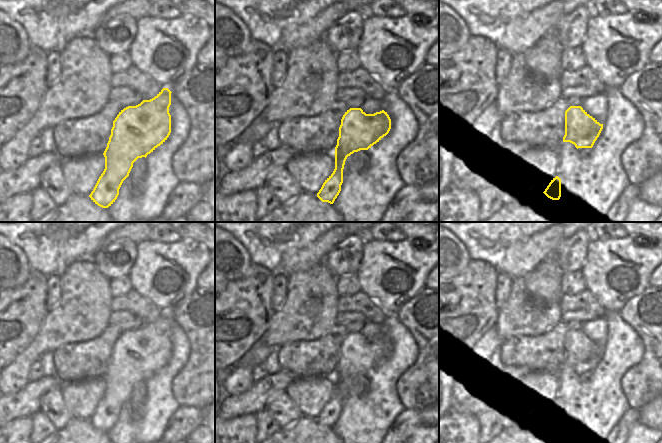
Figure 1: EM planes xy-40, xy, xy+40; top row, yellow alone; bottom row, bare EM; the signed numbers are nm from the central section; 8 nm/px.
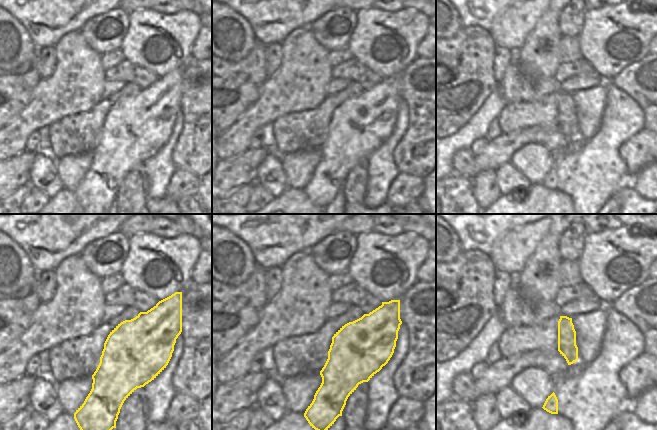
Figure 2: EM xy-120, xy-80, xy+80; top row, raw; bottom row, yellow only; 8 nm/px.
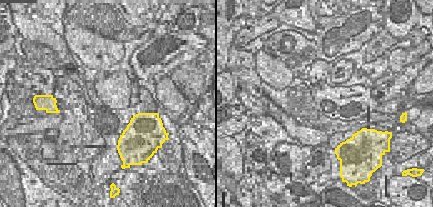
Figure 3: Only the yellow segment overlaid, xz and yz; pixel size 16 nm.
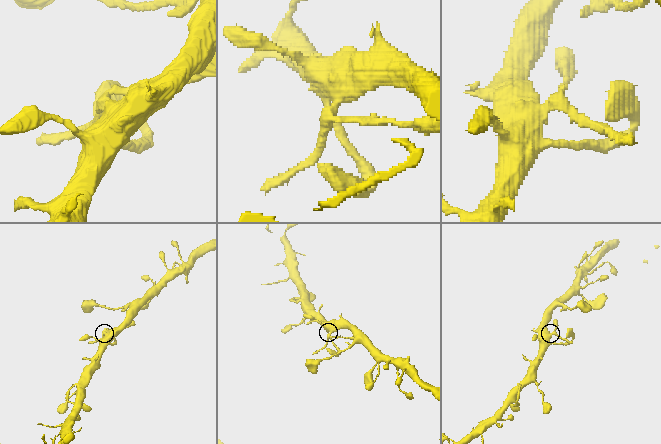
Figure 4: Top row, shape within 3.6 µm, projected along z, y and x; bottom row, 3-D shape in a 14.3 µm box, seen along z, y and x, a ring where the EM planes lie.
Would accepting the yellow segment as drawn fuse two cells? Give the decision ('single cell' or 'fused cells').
single cell

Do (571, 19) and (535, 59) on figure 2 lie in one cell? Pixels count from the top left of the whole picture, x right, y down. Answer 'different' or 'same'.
different

